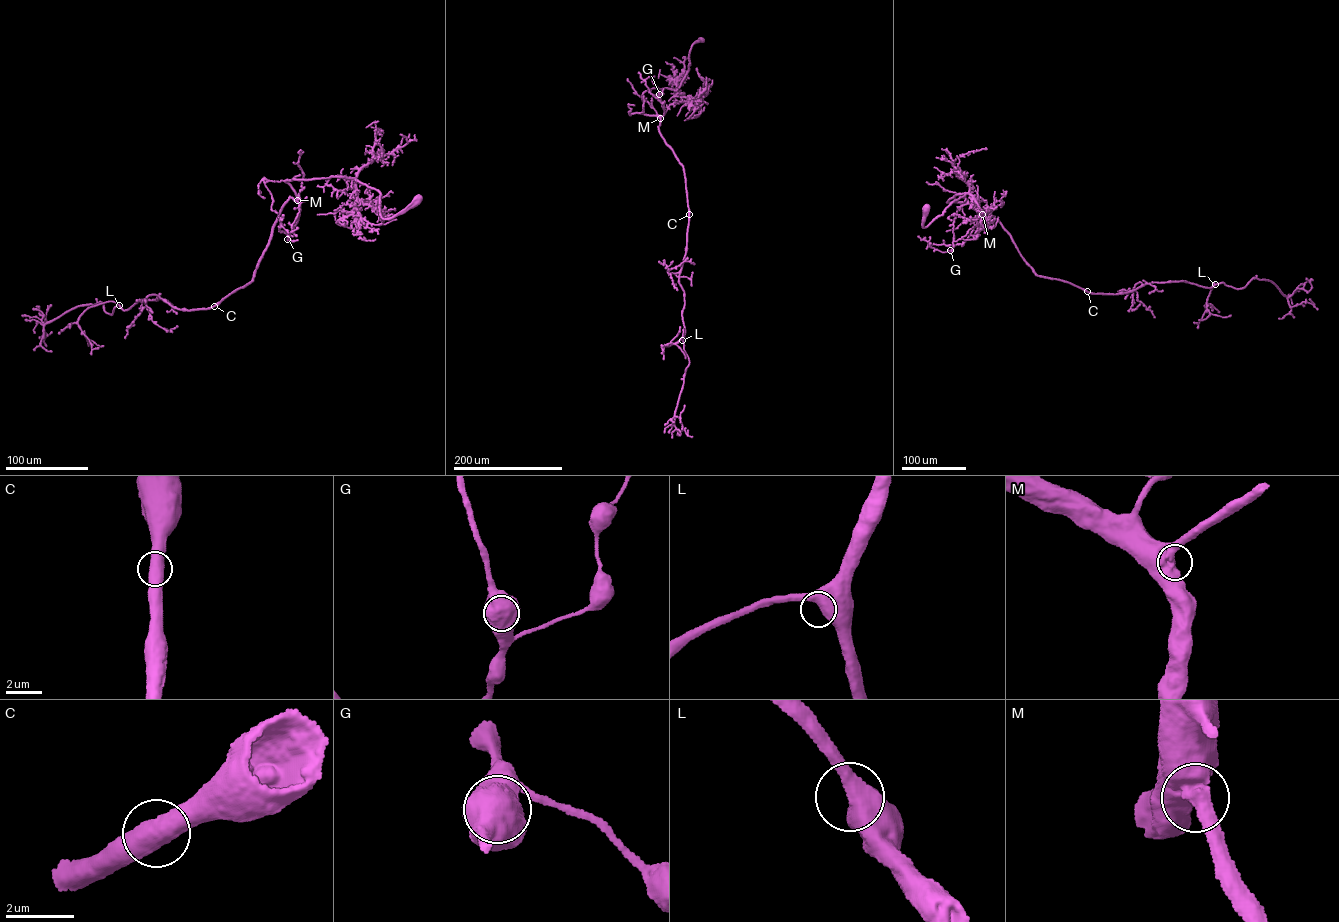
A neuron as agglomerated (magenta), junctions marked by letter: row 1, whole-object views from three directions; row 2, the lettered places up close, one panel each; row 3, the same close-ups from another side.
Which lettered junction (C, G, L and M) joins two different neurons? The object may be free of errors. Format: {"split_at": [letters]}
{"split_at": []}

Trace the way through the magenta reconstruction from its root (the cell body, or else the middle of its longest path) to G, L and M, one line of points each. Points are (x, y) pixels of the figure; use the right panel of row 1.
G: (925, 209), (924, 227), (965, 193), (947, 202), (972, 203), (980, 212), (963, 245), (950, 250)
L: (925, 209), (924, 227), (966, 193), (947, 202), (990, 211), (1036, 274), (1088, 292), (1215, 284)
M: (925, 209), (922, 221), (924, 227), (966, 193), (954, 195), (947, 202), (972, 203), (982, 214)

